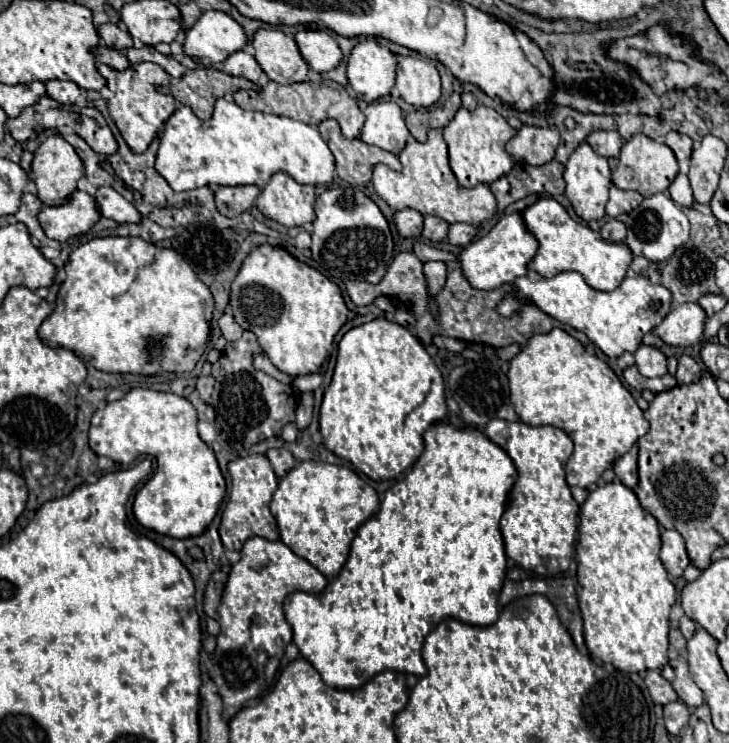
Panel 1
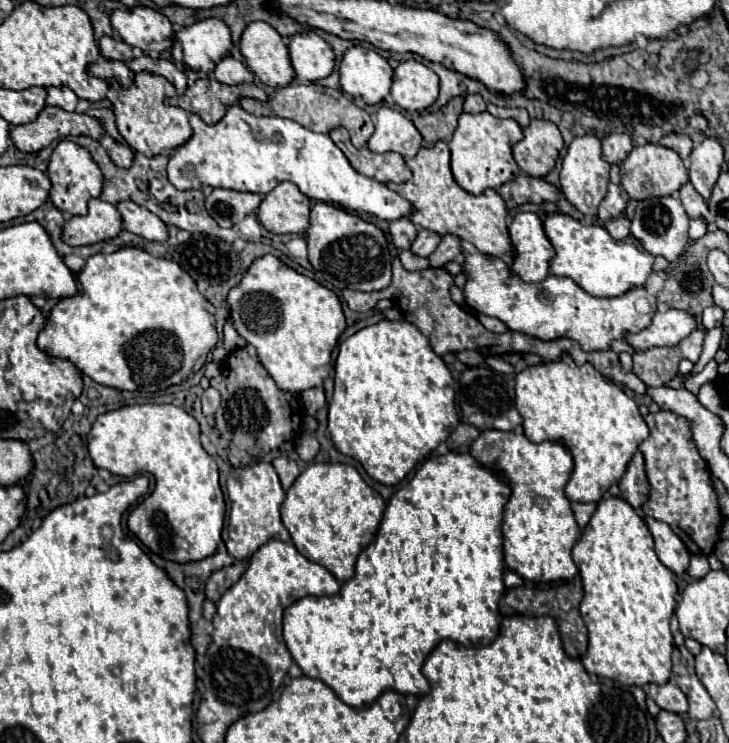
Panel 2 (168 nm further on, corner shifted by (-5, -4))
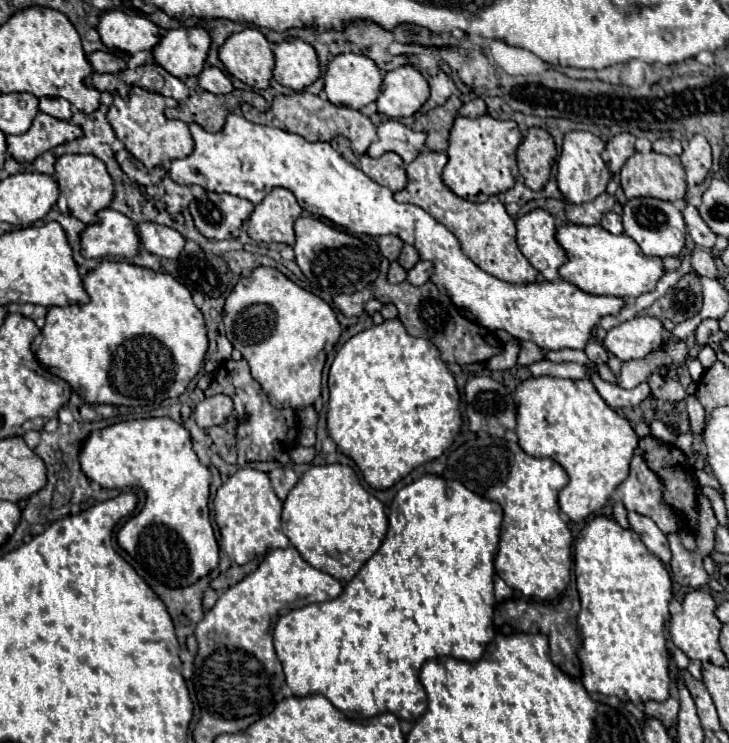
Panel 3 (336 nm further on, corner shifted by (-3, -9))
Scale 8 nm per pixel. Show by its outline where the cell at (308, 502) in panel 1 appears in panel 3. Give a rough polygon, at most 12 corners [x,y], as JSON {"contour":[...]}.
{"contour":[[344,464],[312,466],[284,500],[300,556],[352,580],[388,532]]}

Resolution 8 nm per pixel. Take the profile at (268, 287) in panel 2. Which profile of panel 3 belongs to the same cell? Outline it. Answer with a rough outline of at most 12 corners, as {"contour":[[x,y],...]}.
{"contour":[[276,268],[242,276],[224,328],[272,406],[320,398],[340,338]]}

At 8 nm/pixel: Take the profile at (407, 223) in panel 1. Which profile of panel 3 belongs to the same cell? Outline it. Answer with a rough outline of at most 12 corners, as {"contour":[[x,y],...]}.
{"contour":[[380,236],[384,258],[398,260],[404,242],[398,236]]}

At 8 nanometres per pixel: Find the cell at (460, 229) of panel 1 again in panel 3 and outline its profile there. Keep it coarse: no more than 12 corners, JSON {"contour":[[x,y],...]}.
{"contour":[[420,262],[408,272],[408,282],[426,284],[432,276],[432,262]]}

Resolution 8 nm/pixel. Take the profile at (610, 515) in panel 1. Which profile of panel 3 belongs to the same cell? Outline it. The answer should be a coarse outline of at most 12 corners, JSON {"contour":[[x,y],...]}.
{"contour":[[638,532],[574,544],[582,682],[666,700],[672,580]]}

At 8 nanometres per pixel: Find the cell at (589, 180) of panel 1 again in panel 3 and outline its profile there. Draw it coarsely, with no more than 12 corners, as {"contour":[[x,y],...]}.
{"contour":[[588,131],[564,136],[558,188],[572,204],[606,190],[604,142]]}

